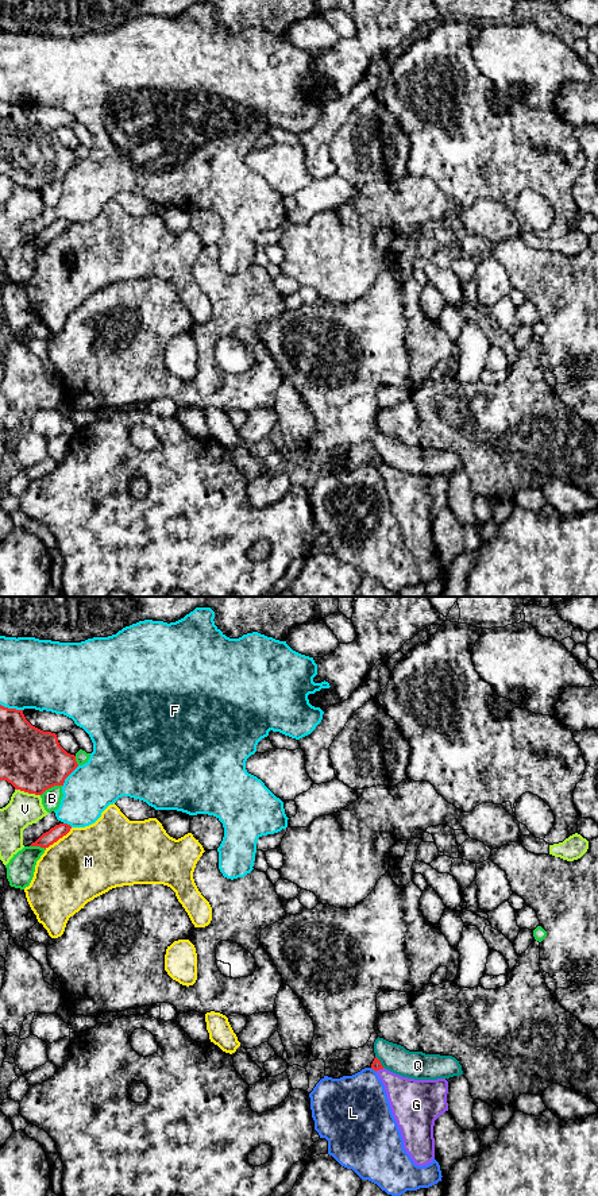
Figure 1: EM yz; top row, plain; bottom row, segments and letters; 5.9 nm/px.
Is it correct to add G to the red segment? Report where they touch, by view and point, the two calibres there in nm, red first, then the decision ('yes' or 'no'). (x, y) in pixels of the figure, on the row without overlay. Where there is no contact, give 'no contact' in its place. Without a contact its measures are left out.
meets red in yz at (379, 463); 60 nm thick on the red side, 240 nm on the other; no

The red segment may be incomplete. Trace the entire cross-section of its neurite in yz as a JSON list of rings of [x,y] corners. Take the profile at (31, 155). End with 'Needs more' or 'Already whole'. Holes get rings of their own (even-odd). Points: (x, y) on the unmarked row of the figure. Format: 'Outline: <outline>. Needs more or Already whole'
Outline: [[[0,100],[0,175],[7,175],[15,185],[42,190],[54,181],[63,181],[77,162],[76,151],[59,140],[55,128],[32,121],[23,105]]]. Already whole

